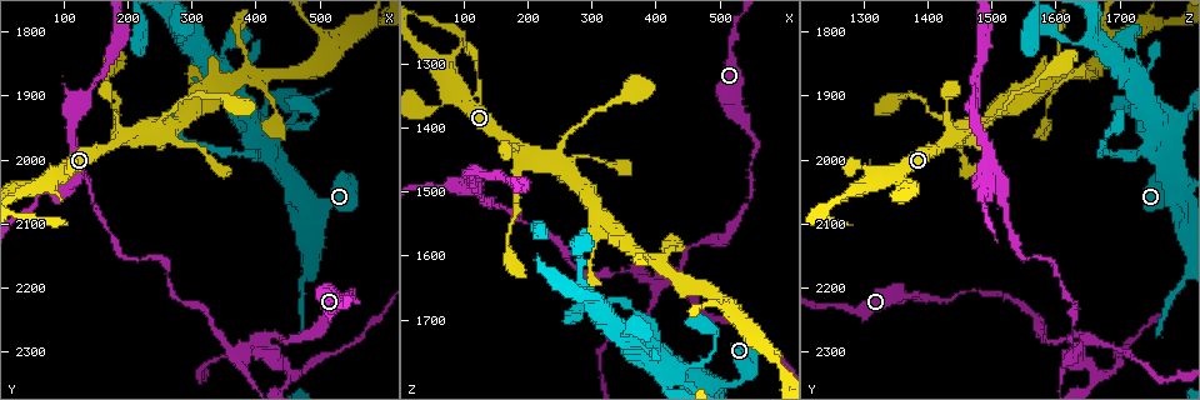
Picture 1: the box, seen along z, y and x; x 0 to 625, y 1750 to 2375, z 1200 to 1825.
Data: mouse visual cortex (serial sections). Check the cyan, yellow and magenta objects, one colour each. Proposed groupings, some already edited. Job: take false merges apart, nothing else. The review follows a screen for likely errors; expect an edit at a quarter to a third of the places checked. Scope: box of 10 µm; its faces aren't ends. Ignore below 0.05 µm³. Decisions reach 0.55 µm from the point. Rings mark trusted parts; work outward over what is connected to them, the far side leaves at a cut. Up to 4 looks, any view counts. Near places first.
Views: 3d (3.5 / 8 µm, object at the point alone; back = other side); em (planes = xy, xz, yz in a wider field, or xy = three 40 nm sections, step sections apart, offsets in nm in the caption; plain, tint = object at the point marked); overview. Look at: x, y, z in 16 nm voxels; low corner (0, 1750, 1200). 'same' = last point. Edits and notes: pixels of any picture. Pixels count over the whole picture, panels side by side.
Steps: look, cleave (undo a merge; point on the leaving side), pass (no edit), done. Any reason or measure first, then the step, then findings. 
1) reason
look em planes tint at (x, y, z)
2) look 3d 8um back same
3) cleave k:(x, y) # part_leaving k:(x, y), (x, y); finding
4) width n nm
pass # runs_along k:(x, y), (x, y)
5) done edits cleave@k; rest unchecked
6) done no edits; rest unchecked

look 3d 8um at (550, 2210, 1455)

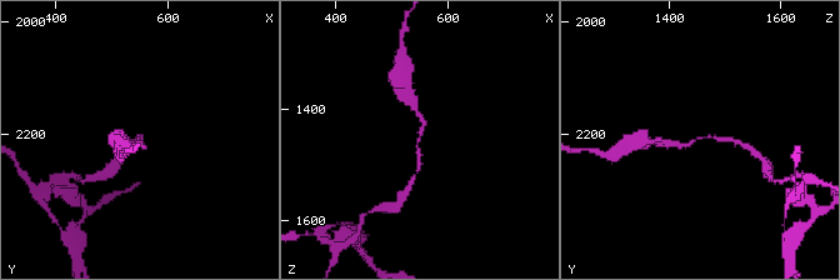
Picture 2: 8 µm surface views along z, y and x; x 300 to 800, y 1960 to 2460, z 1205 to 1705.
arm_widths 150, 200 nm
look em xy step 5 tint same

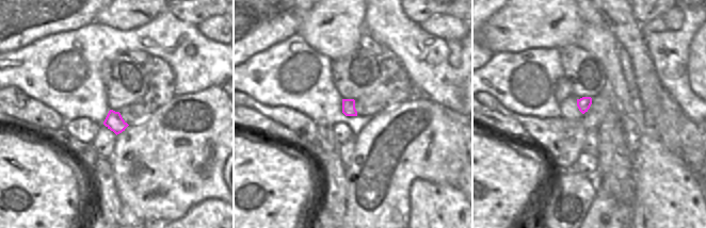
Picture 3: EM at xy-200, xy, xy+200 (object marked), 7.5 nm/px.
pass # runs_along 2:(413, 108), (423, 123), (418, 173); continuous, no second cell

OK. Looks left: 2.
a narrow waist
look 3d 8um at (320, 1995, 1455)

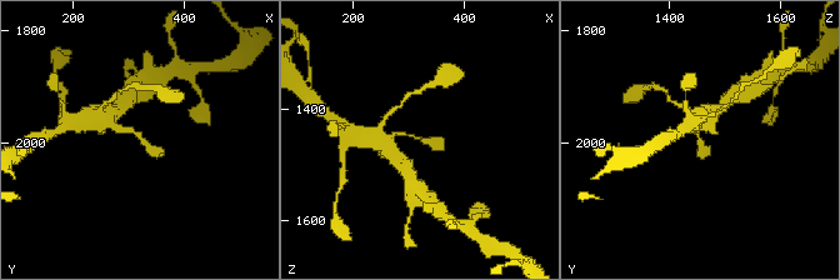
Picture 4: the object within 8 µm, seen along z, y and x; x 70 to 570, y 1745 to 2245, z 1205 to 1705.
need the tissue
look em planes tint same

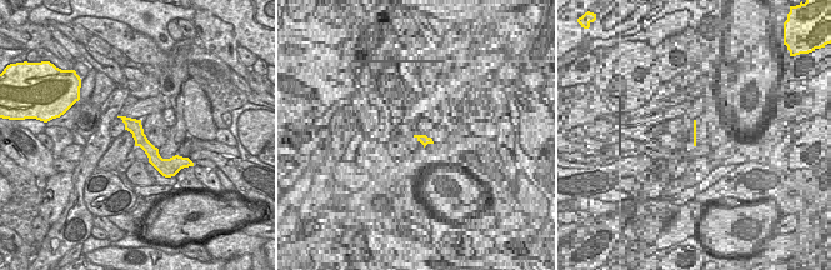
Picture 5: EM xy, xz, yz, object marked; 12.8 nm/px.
pass # runs_along 5:(126, 120), (153, 154), (168, 161); all the same cell

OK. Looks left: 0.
done no edits; rest unchecked

